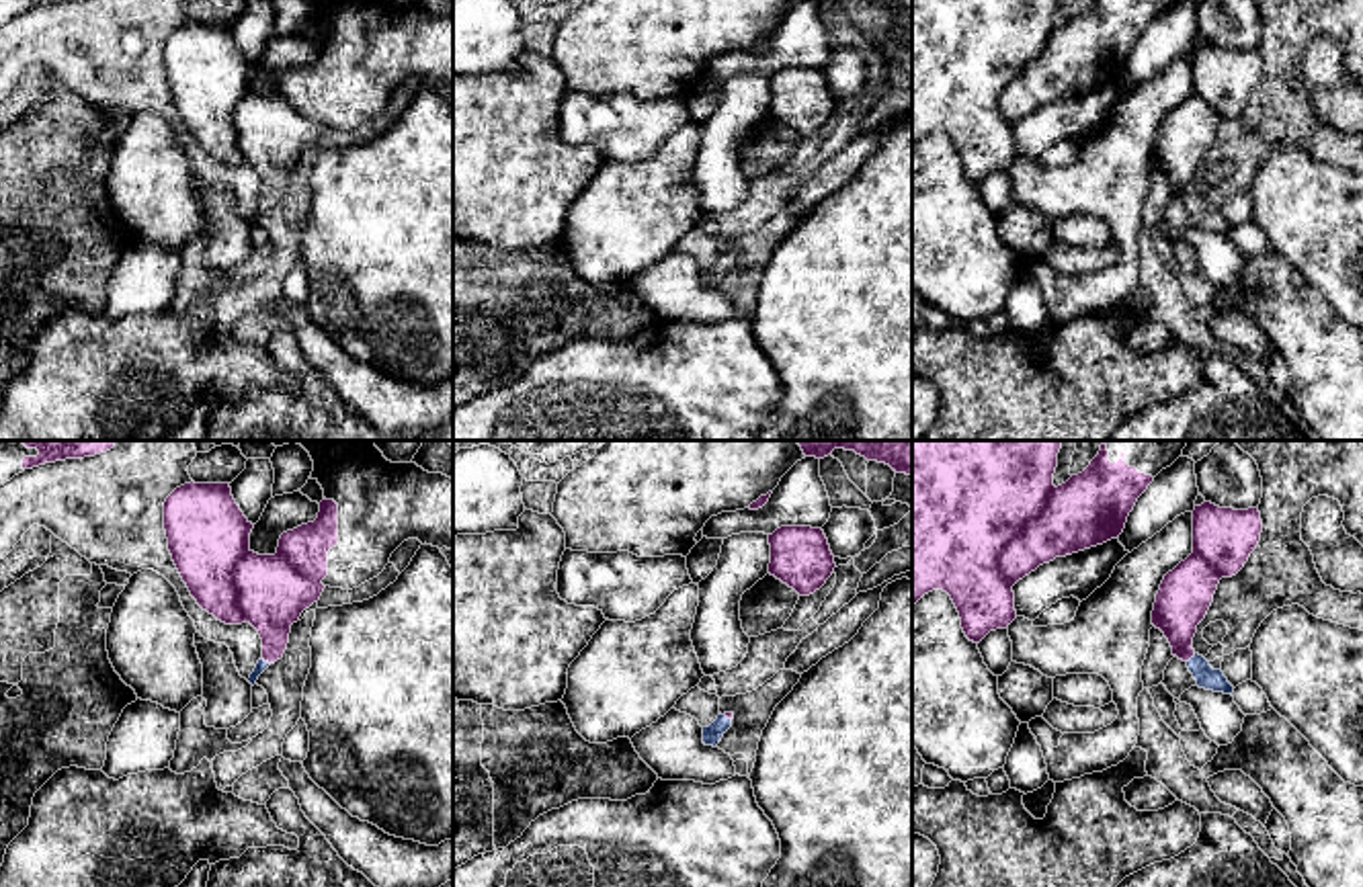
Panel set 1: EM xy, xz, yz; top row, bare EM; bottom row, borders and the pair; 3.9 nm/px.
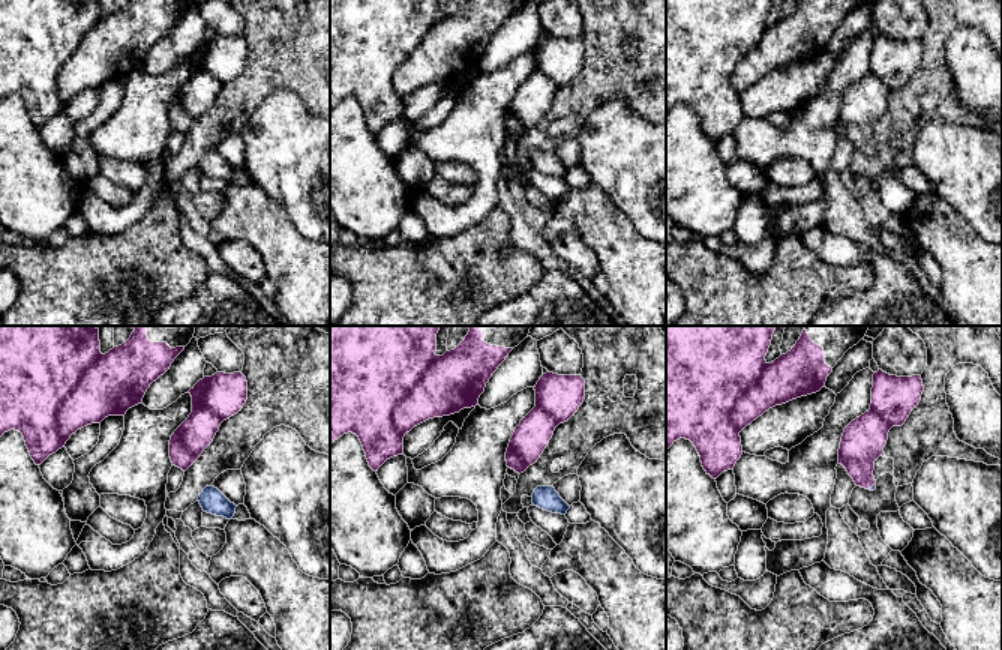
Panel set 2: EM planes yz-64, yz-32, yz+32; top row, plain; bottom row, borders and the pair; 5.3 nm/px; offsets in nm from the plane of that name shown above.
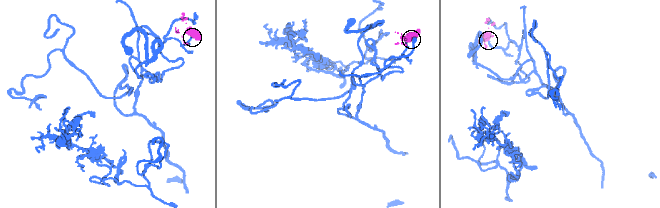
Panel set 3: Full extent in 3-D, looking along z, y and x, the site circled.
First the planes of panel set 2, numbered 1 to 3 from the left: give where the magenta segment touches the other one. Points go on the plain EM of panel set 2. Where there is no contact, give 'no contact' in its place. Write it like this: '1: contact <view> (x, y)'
1: no contact
2: no contact
3: contact yz+32 (872, 150)

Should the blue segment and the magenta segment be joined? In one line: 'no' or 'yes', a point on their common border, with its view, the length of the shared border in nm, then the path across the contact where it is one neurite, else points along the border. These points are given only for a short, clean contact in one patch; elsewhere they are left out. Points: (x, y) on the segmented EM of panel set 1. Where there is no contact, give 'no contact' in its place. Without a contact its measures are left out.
yes | xy (263, 660) | 50 nm | across xy (261, 666), (263, 660), (271, 652), (269, 597)

